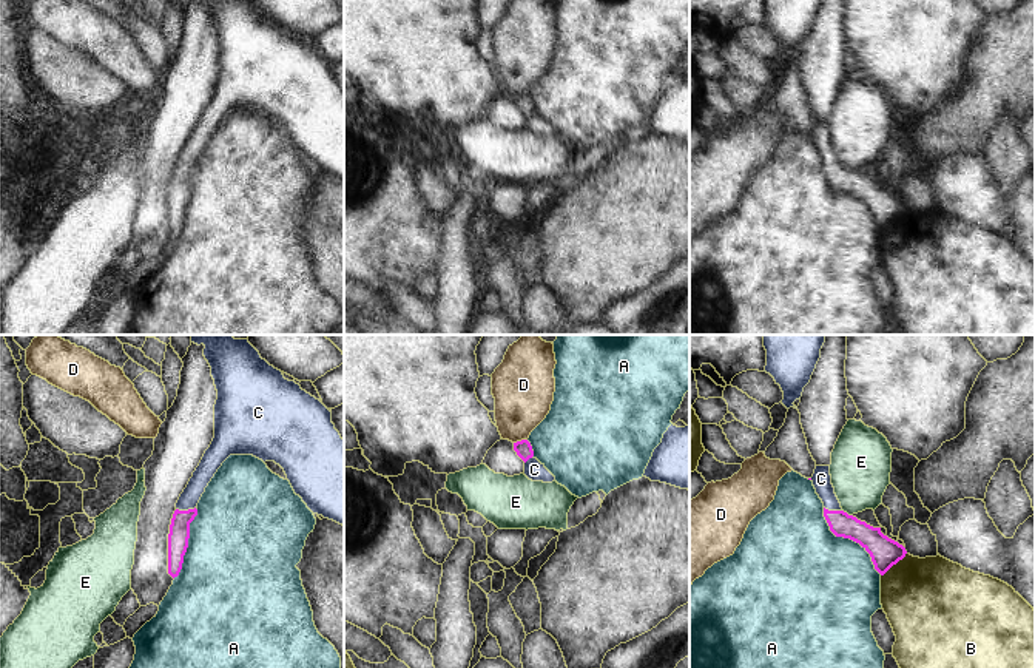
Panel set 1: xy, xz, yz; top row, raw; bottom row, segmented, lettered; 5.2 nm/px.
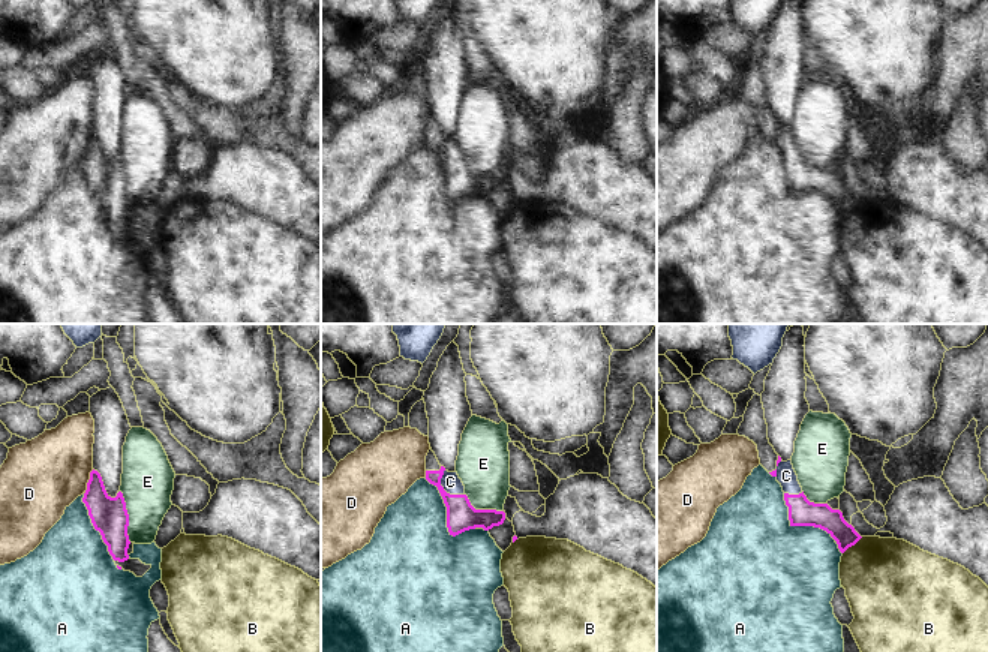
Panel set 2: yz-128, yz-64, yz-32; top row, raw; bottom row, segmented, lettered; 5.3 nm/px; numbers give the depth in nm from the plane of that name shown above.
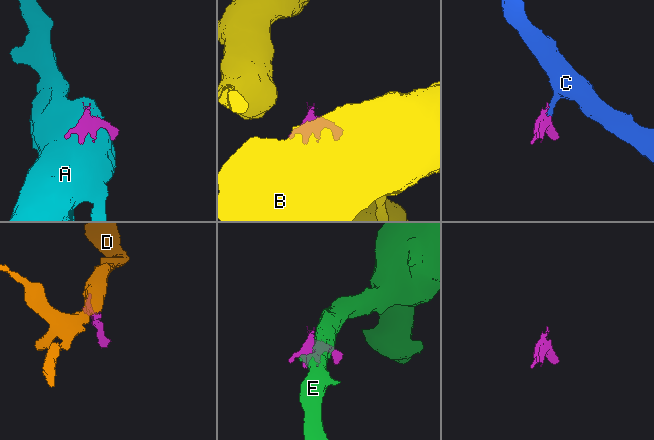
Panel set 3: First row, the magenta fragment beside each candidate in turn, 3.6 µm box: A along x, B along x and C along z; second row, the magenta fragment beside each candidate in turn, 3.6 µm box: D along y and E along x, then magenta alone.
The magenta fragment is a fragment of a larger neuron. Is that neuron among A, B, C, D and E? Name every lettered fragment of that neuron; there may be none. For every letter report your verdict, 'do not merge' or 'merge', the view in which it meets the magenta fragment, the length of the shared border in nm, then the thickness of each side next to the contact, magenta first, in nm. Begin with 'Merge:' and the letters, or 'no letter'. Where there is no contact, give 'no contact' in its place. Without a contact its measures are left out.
Merge: C
A: do not merge; meets magenta in yz; contact 460 nm long; 150 nm thick on the magenta side, 480 nm on the other
B: do not merge; meets magenta in yz; contact 180 nm long; 150 nm thick on the magenta side, 440 nm on the other
C: merge; meets magenta in xy; contact 110 nm long; 110 nm thick on the magenta side, 100 nm on the other
D: do not merge; meets magenta in xz; contact 80 nm long; 90 nm thick on the magenta side, 320 nm on the other
E: do not merge; meets magenta in yz; contact 70 nm long; 140 nm thick on the magenta side, 320 nm on the other

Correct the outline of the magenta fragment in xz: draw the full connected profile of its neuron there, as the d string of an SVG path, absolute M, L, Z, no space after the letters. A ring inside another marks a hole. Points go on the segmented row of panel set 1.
M528 440L514 443L514 450L524 461L524 475L532 481L552 483L555 477L535 457Z

